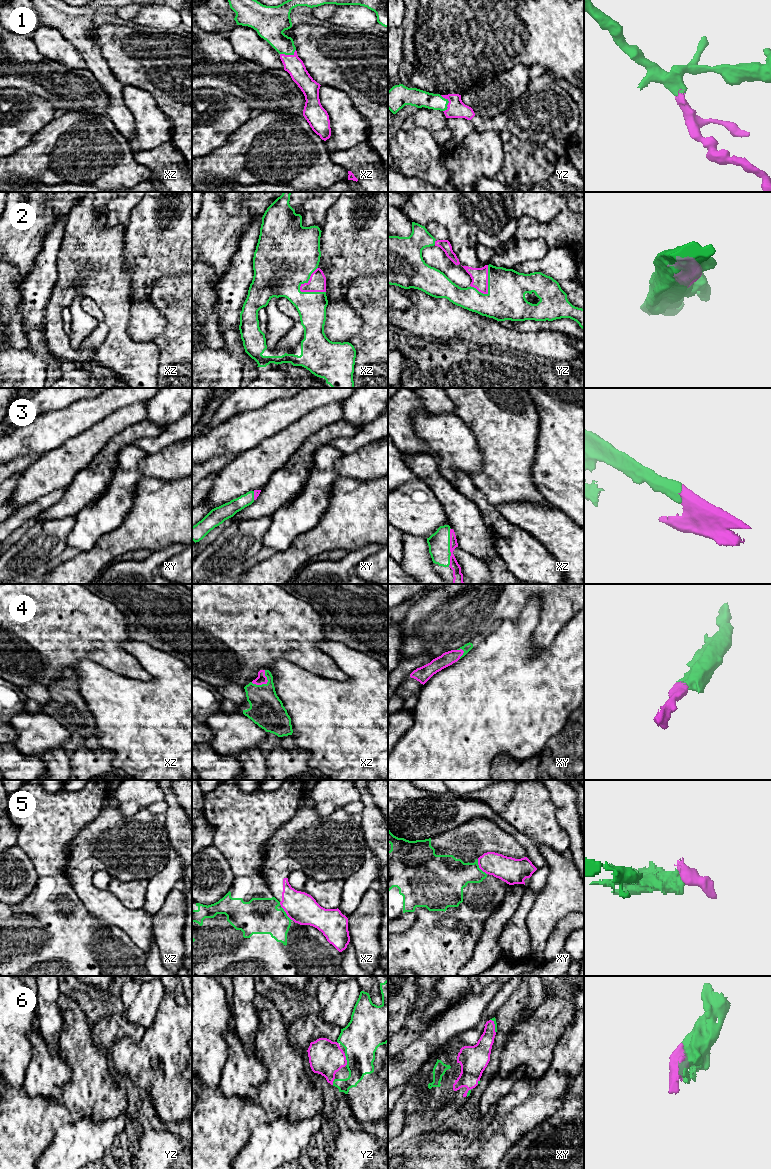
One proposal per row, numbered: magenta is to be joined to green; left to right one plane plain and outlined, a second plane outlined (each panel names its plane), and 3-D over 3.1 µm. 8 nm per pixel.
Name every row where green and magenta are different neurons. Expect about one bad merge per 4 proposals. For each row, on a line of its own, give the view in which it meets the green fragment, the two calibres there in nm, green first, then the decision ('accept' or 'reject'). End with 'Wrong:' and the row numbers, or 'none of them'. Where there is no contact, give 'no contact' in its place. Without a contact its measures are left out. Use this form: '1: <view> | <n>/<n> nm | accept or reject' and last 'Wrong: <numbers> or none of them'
1: yz | 140/140 nm | accept
2: xz | 480/140 nm | accept
3: xz | 180/80 nm | accept
4: xz | 280/80 nm | accept
5: xz | 280/240 nm | reject
6: yz | 300/280 nm | accept
Wrong: 5

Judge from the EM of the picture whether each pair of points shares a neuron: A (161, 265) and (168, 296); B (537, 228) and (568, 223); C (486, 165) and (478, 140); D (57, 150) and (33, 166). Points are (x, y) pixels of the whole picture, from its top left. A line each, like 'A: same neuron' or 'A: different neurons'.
A: different neurons
B: same neuron
C: same neuron
D: same neuron

